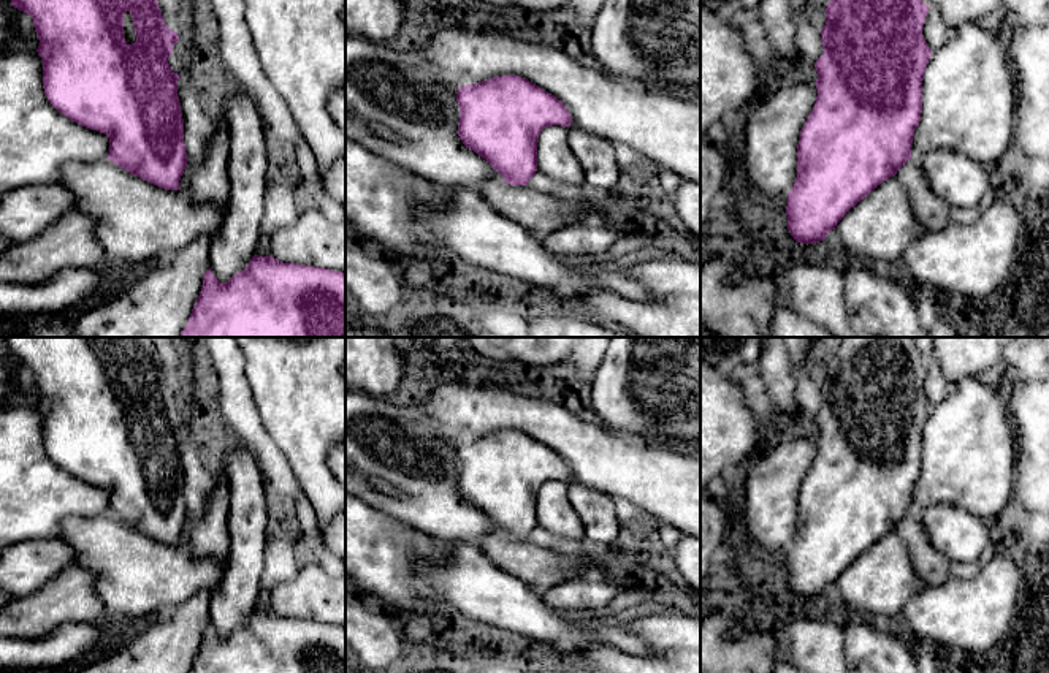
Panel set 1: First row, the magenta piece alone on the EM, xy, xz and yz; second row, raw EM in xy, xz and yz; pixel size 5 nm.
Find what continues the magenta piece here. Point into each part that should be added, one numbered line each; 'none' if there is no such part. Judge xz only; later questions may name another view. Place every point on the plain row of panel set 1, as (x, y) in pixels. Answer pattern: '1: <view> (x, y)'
none

